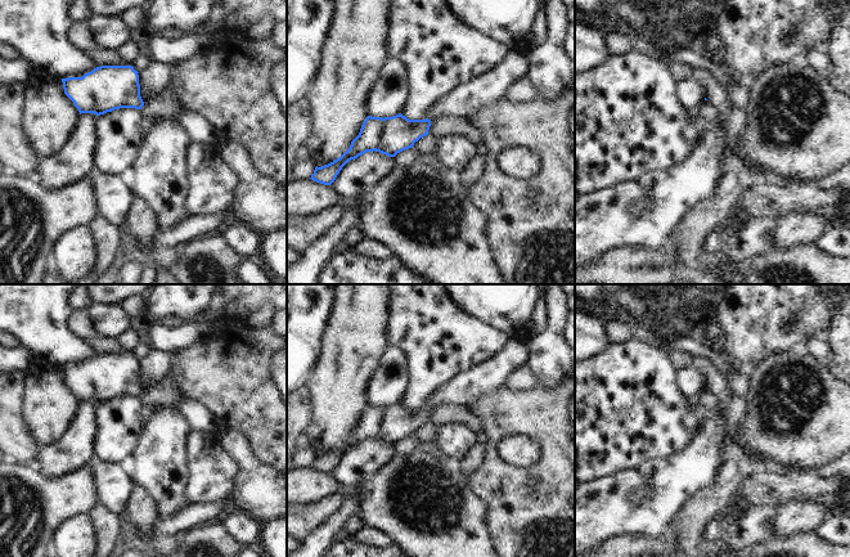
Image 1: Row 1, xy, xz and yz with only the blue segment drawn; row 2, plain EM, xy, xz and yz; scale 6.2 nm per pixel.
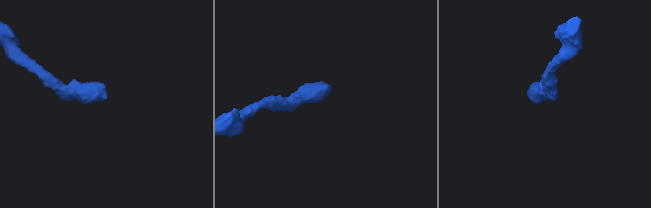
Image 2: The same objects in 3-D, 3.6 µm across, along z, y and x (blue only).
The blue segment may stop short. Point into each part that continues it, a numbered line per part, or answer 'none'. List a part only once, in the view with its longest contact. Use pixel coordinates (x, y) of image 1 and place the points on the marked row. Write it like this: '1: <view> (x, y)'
none

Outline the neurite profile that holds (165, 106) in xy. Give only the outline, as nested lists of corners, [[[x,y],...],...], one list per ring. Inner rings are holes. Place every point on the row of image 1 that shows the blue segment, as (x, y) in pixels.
[[[170,86],[165,87],[154,98],[149,99],[141,107],[140,112],[144,120],[159,118],[171,120],[181,113],[181,104]]]

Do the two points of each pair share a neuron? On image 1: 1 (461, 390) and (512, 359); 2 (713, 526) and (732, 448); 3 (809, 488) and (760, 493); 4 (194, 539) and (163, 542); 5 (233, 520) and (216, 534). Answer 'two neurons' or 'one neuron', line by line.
1: one neuron
2: two neurons
3: one neuron
4: two neurons
5: two neurons

